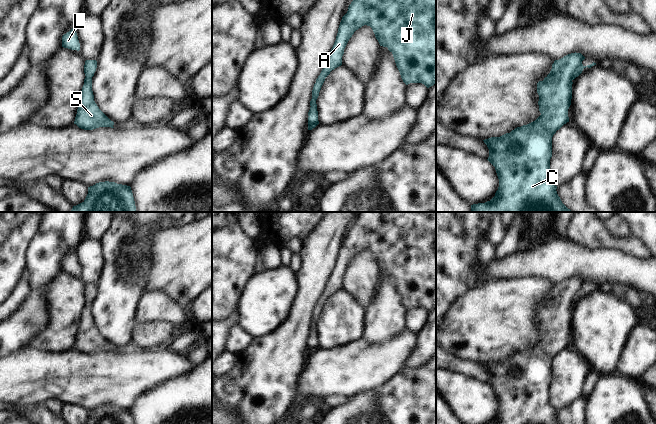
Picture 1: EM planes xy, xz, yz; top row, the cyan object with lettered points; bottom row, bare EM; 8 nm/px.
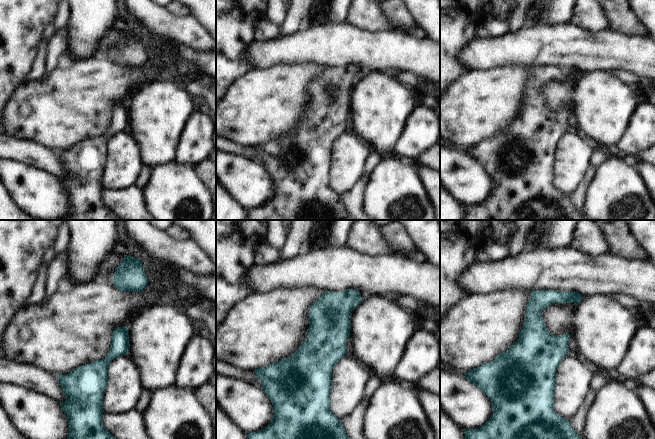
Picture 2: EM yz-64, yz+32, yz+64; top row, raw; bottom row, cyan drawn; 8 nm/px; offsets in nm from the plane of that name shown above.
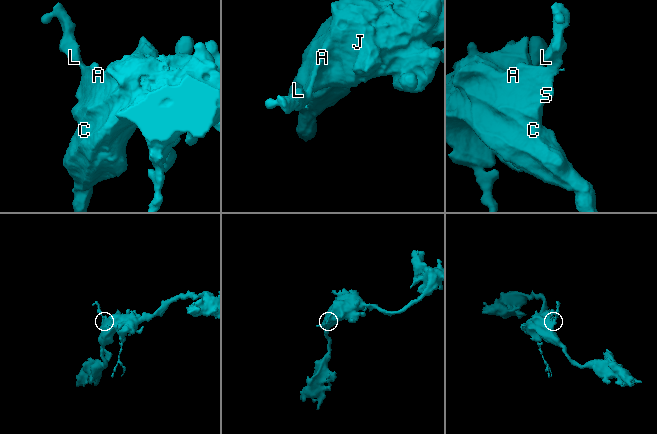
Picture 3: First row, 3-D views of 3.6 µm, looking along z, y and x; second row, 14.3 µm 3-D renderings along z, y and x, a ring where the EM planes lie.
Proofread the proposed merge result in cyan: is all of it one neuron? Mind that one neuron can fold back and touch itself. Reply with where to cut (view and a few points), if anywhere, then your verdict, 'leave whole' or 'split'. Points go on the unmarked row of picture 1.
no cut; leave whole

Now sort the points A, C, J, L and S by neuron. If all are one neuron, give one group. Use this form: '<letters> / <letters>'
A C J L S

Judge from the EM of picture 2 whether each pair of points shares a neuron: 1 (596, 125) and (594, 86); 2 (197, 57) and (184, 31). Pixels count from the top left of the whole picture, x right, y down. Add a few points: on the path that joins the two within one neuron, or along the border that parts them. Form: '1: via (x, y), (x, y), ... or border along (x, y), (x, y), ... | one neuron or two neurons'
1: via (596, 115), (596, 96) | one neuron
2: border along (170, 39), (175, 39), (193, 48), (205, 51) | two neurons

